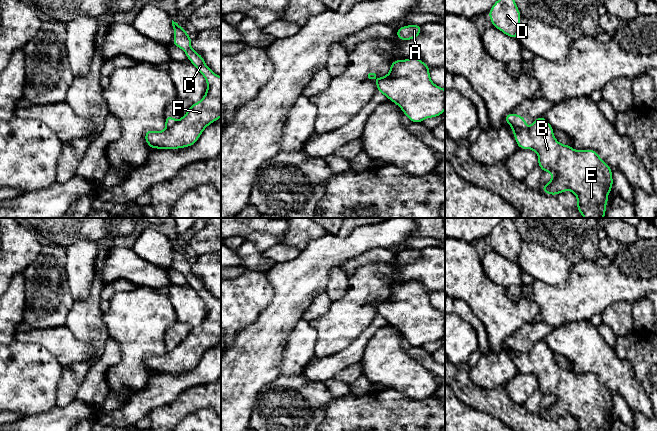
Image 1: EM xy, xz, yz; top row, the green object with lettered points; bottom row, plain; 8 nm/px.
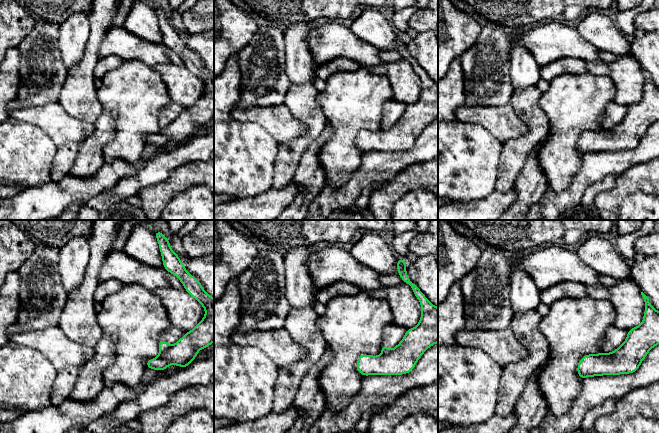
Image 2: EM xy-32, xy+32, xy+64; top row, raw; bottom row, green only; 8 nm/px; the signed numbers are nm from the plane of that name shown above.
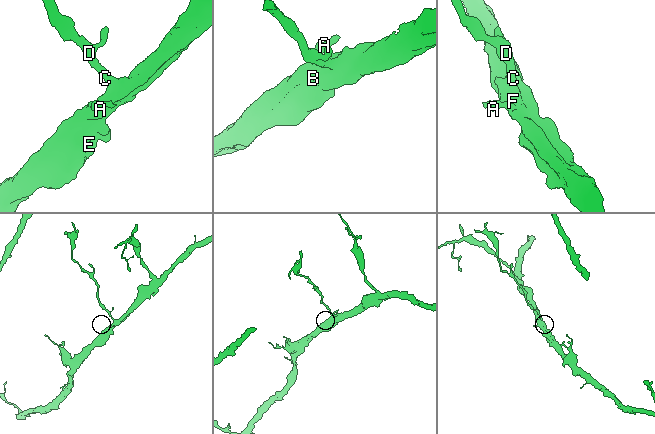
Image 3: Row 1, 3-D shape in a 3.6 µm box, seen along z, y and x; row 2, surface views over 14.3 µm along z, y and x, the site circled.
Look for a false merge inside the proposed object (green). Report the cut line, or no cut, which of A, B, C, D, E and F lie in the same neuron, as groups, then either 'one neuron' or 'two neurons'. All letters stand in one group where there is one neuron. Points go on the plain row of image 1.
cut yz (526, 351), (512, 352); groups A / B C D E F; two neurons

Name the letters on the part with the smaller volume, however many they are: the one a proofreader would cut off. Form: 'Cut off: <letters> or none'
Cut off: A

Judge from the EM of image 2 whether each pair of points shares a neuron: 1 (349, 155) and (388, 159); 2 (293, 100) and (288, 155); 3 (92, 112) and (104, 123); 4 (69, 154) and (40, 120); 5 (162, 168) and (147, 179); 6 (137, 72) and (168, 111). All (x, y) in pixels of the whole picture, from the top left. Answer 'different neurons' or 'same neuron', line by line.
1: different neurons
2: same neuron
3: different neurons
4: different neurons
5: same neuron
6: different neurons

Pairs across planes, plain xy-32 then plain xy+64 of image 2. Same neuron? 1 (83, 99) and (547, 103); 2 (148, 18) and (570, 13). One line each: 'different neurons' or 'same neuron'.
1: different neurons
2: different neurons

